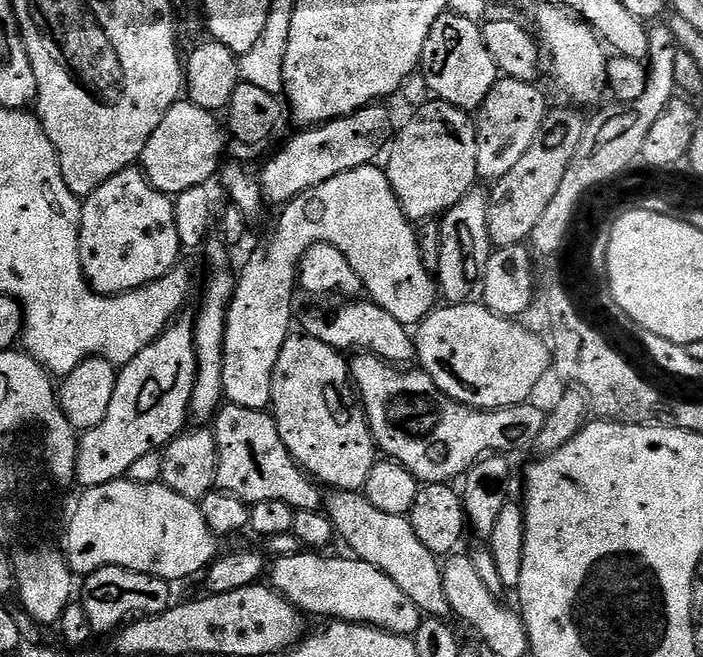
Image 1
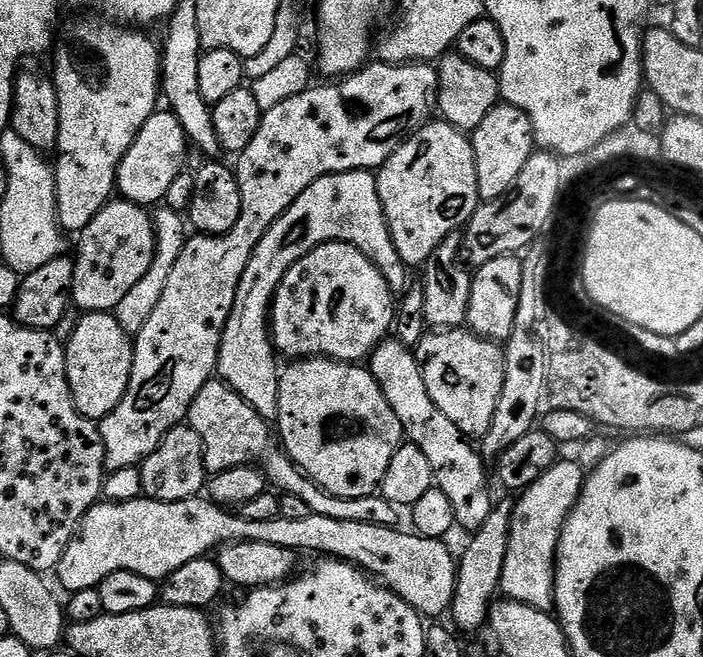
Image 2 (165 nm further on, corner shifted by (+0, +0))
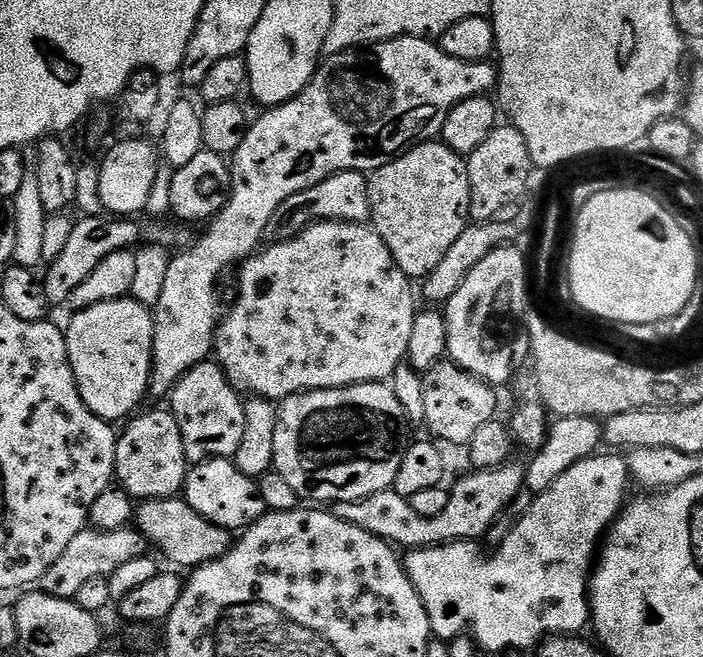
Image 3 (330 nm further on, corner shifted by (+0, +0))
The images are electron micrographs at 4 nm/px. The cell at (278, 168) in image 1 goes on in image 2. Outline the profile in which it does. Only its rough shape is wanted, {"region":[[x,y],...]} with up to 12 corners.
{"region":[[369,62],[265,111],[242,214],[193,235],[98,427],[139,466],[213,379],[242,270],[318,178],[379,170],[438,72]]}

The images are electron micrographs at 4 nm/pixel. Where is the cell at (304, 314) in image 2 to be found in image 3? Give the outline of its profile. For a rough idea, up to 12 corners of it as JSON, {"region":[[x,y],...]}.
{"region":[[367,223],[239,265],[214,356],[273,402],[391,381],[418,305]]}

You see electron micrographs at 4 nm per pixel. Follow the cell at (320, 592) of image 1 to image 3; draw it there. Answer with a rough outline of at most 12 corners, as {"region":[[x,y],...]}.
{"region":[[183,498],[146,500],[140,533],[177,569],[221,560],[233,533]]}

